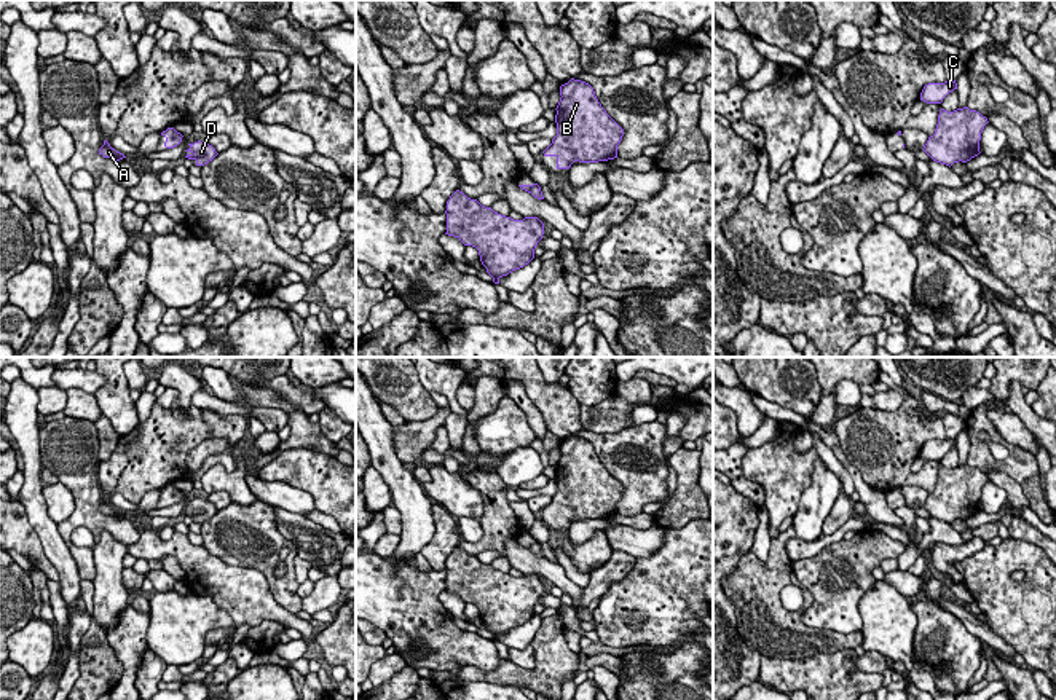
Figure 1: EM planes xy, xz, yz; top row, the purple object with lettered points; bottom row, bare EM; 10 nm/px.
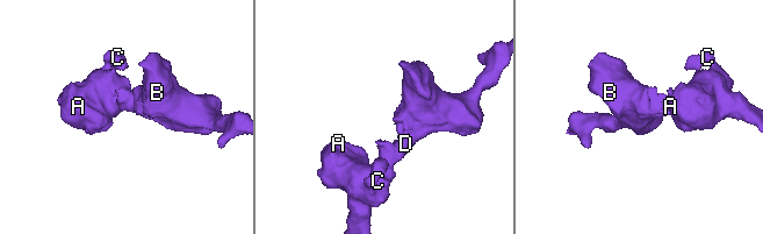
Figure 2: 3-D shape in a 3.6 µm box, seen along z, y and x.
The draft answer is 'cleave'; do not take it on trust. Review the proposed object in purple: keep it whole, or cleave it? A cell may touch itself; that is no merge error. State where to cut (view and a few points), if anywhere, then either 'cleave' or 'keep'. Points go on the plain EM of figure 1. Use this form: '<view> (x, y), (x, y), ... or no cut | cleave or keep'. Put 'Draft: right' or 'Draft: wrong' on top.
Draft: wrong
no cut | keep

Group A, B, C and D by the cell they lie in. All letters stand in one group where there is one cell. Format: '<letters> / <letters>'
A B C D

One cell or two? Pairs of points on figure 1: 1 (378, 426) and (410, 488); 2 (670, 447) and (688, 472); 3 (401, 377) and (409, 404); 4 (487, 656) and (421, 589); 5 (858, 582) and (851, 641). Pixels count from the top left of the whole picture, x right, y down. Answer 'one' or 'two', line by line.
1: one
2: two
3: one
4: one
5: two

